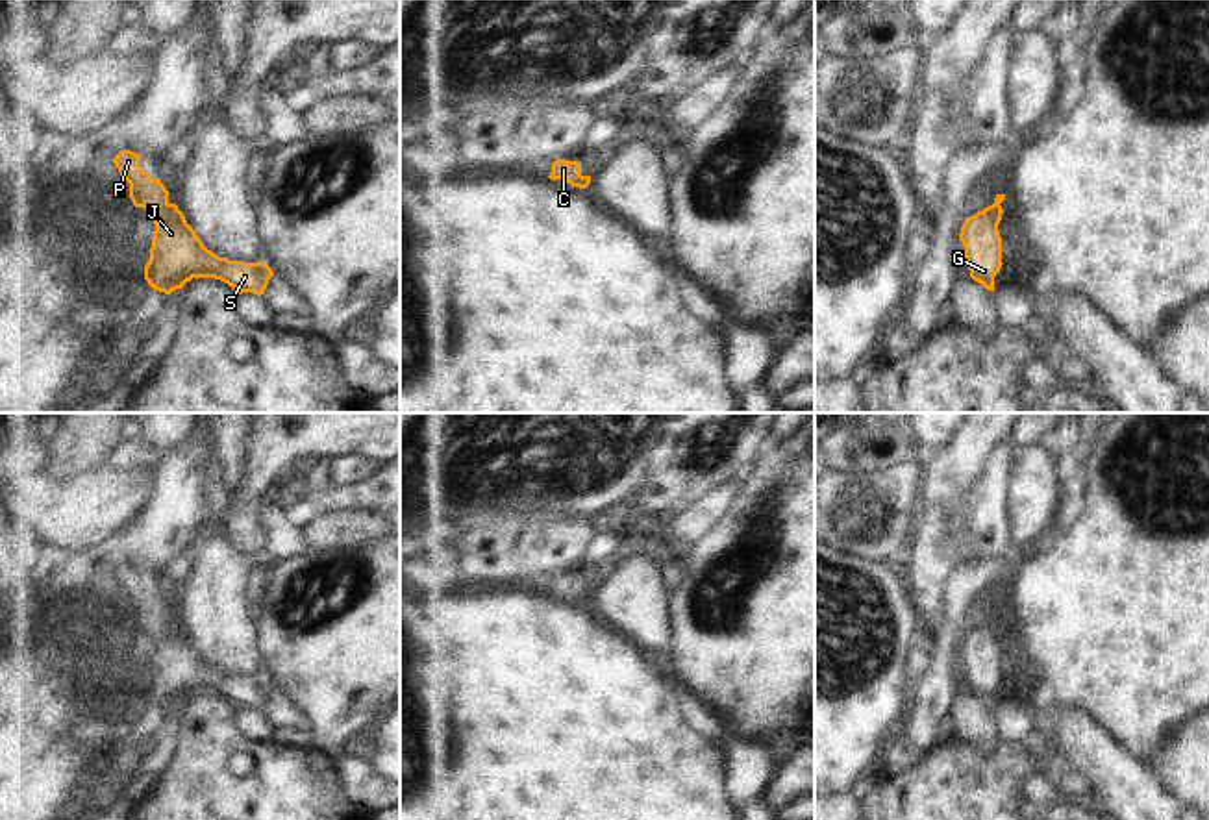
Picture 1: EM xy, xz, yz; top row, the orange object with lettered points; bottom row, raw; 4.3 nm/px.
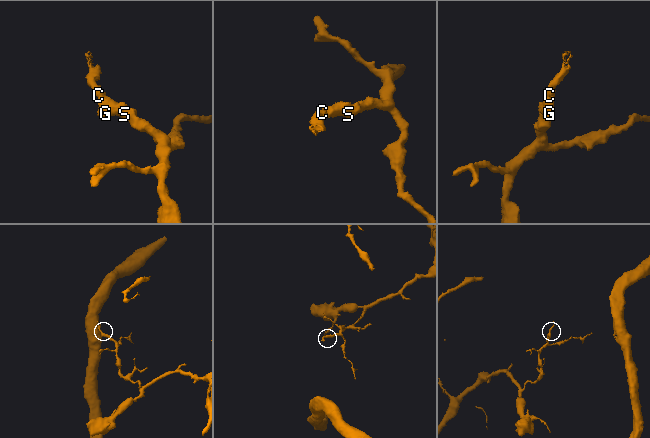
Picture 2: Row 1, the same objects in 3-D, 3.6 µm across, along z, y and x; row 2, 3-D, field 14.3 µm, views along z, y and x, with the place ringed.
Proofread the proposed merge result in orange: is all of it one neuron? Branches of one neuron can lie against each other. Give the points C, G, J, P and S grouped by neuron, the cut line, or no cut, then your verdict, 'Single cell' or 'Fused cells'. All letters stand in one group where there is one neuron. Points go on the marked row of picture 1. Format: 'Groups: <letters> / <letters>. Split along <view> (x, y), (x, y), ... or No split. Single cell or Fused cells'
Groups: C G J P S. No split. Single cell.

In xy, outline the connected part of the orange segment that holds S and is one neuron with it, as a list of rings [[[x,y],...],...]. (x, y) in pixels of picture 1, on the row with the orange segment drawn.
[[[120,150],[113,163],[130,183],[133,205],[152,209],[156,231],[150,259],[144,267],[144,280],[152,289],[170,294],[183,289],[193,278],[215,278],[239,294],[254,292],[261,296],[265,292],[268,280],[274,276],[272,268],[263,261],[230,261],[207,250],[178,205],[168,202],[168,191],[161,180],[152,180],[141,168],[139,154]]]

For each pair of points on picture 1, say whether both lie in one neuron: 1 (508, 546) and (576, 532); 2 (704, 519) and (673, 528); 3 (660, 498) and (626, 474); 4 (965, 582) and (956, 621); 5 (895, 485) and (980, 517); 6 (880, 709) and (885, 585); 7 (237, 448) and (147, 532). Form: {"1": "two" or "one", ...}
{"1": "one", "2": "one", "3": "two", "4": "one", "5": "two", "6": "one", "7": "two"}

